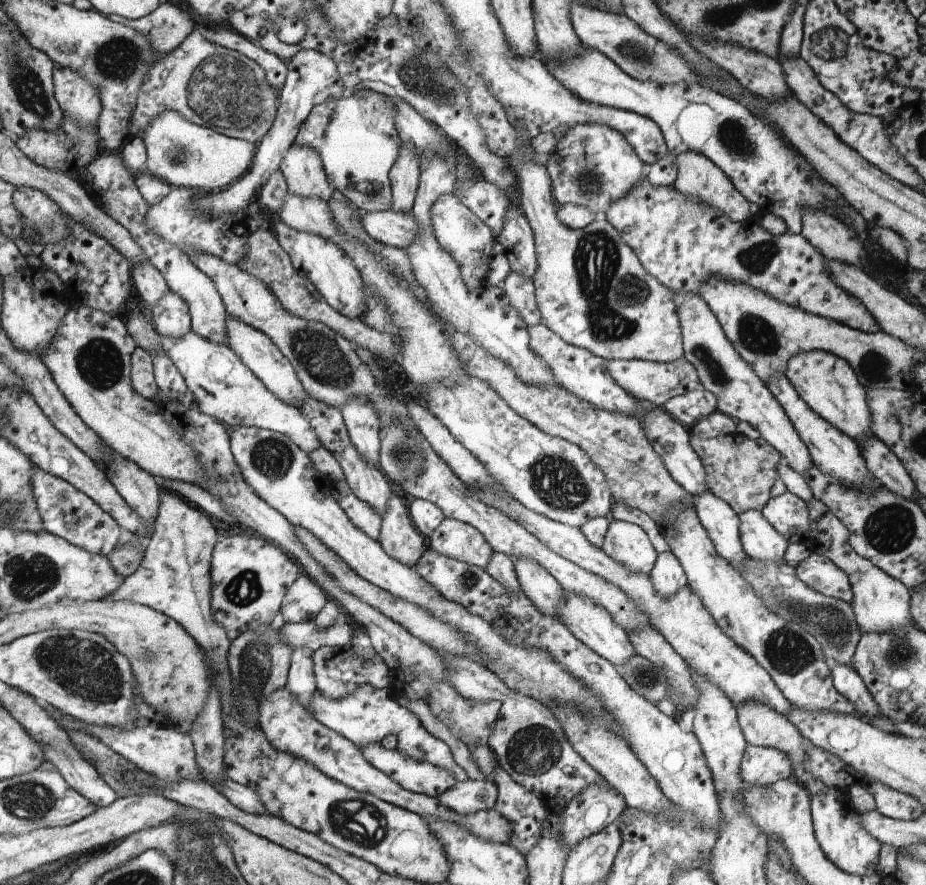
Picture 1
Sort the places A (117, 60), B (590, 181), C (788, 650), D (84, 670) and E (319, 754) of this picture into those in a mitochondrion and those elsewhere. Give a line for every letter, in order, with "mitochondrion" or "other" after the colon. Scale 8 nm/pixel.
A: mitochondrion
B: mitochondrion
C: mitochondrion
D: mitochondrion
E: other

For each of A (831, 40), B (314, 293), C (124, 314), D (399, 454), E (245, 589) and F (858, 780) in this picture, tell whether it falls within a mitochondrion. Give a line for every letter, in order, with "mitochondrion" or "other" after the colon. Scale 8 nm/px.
A: mitochondrion
B: other
C: other
D: mitochondrion
E: mitochondrion
F: other

